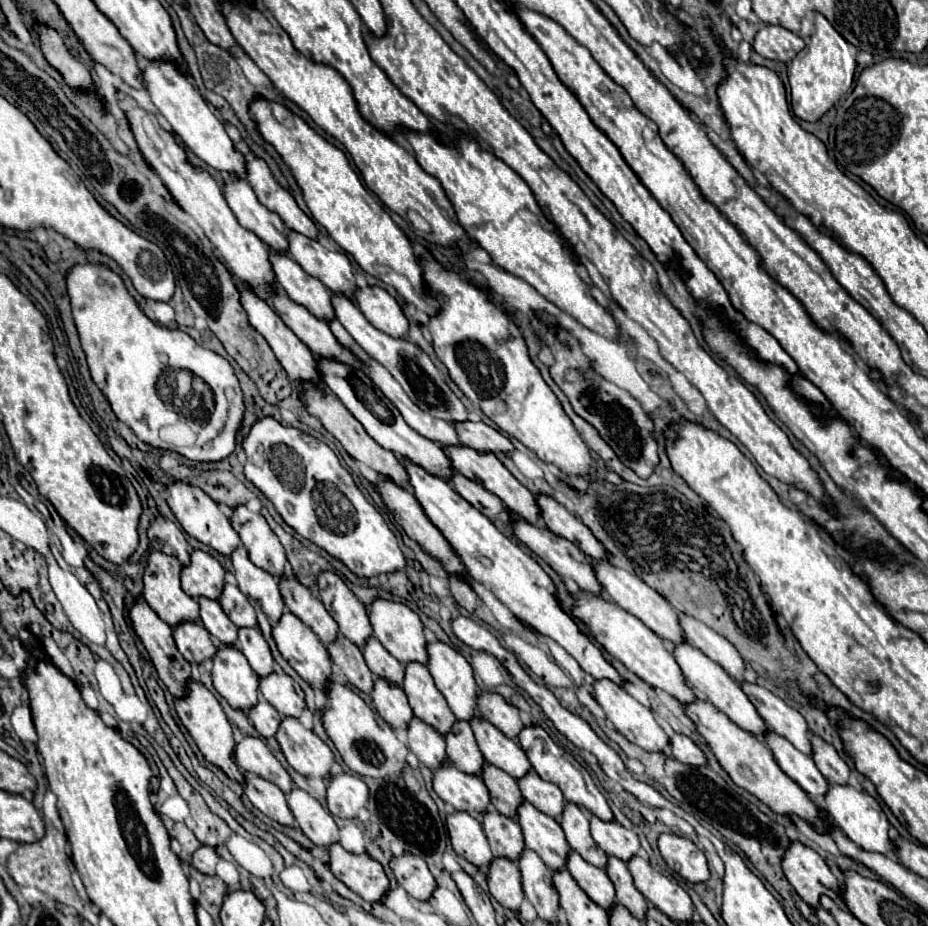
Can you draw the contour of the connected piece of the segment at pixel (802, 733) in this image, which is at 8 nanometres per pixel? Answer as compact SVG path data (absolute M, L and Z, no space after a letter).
M742 683L742 689L774 733L786 737L798 751L812 757L808 723L796 709L788 707L780 697L776 697L762 685Z

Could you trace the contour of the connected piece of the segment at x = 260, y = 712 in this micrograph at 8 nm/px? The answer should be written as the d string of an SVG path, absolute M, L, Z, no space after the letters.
M260 699L254 707L250 707L248 711L248 719L252 721L252 725L256 727L256 731L262 735L262 737L272 737L280 725L280 713L266 701L266 699Z

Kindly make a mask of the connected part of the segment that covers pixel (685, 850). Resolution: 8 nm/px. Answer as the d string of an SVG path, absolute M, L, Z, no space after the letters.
M662 833L658 839L658 849L666 865L680 873L686 881L700 883L710 877L704 853L690 839L674 833Z

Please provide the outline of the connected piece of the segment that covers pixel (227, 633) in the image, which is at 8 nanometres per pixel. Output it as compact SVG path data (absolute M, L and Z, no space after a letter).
M198 597L200 603L200 619L204 623L204 627L208 629L208 633L224 645L234 645L236 643L236 631L238 627L228 619L228 615L224 615L224 609L220 607L220 603L216 599L208 599L208 597Z

